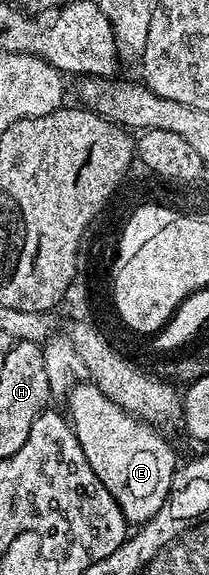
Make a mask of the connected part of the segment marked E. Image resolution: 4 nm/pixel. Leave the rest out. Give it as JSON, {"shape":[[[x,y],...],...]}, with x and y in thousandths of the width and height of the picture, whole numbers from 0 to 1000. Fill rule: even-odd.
{"shape":[[[378,664],[316,689],[311,701],[340,713],[330,734],[359,746],[388,788],[407,788],[483,843],[541,857],[541,871],[560,871],[612,911],[708,910],[818,857],[818,838],[847,817],[833,781],[742,751],[756,748],[727,737],[579,711],[579,704],[502,690],[445,664]]]}

